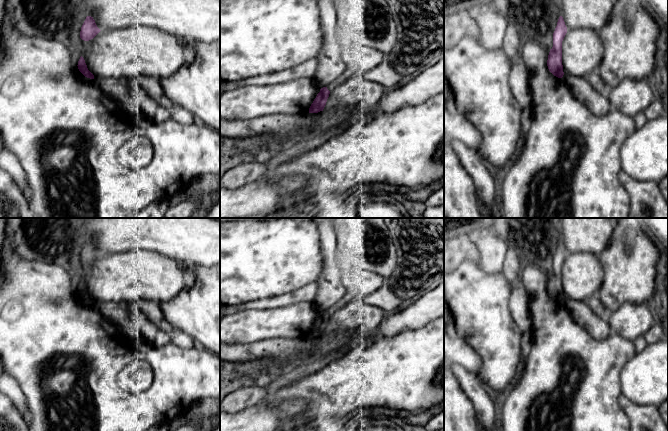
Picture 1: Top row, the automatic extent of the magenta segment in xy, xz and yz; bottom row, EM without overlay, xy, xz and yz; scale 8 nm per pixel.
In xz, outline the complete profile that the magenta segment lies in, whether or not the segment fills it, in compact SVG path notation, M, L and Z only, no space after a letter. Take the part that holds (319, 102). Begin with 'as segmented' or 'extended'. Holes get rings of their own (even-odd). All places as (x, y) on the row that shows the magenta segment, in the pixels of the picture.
extended | M327 87L321 88L308 113L275 114L251 119L220 119L220 136L245 139L261 135L264 139L270 139L300 134L311 128L316 118L315 114L323 111L329 94Z

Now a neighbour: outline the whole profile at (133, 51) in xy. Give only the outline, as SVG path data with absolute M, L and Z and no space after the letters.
M144 25L100 31L93 39L81 39L82 57L94 78L128 78L149 76L167 78L195 59L193 41Z

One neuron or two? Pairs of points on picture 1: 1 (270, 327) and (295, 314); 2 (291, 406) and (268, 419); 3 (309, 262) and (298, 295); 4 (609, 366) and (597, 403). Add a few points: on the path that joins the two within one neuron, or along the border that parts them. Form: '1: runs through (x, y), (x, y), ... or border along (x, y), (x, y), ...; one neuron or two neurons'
1: runs through (276, 322), (287, 322), (289, 320); one neuron
2: runs through (285, 412), (274, 418); one neuron
3: border along (316, 280), (279, 295); two neurons
4: runs through (600, 375), (597, 378), (597, 394); one neuron

